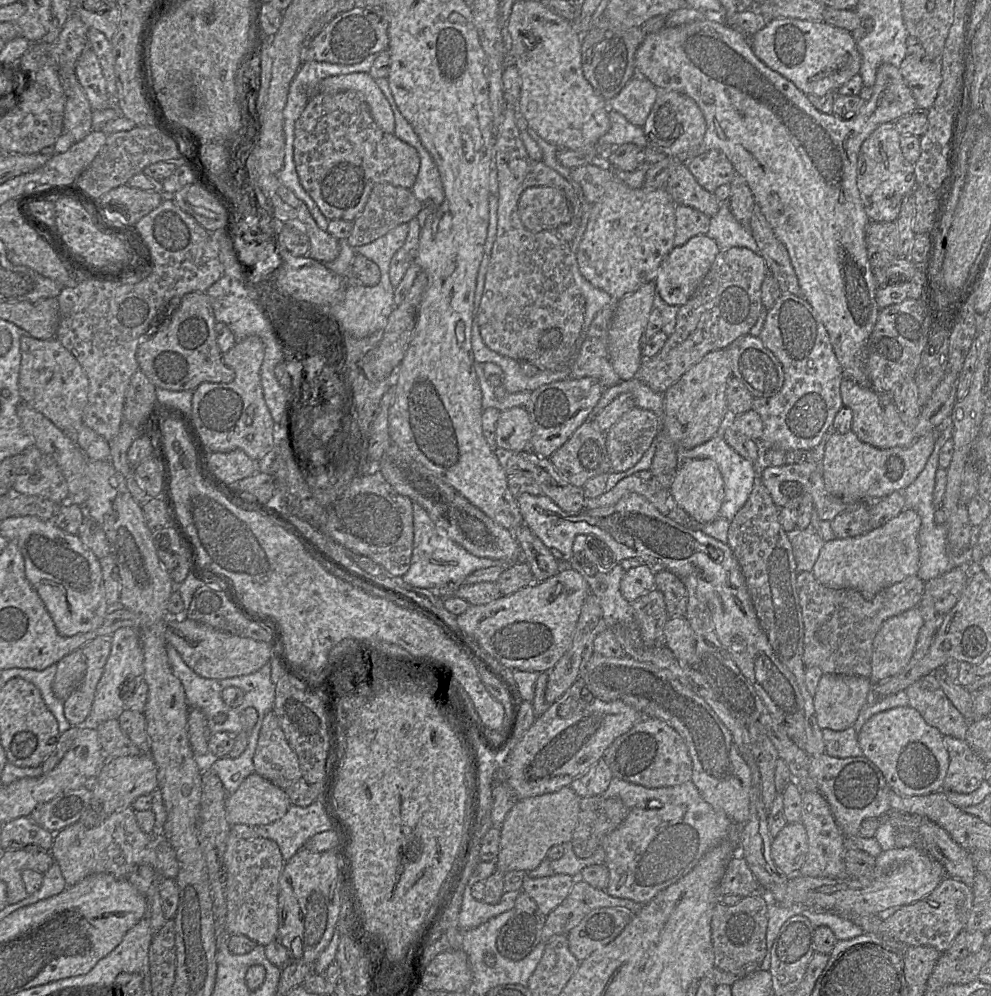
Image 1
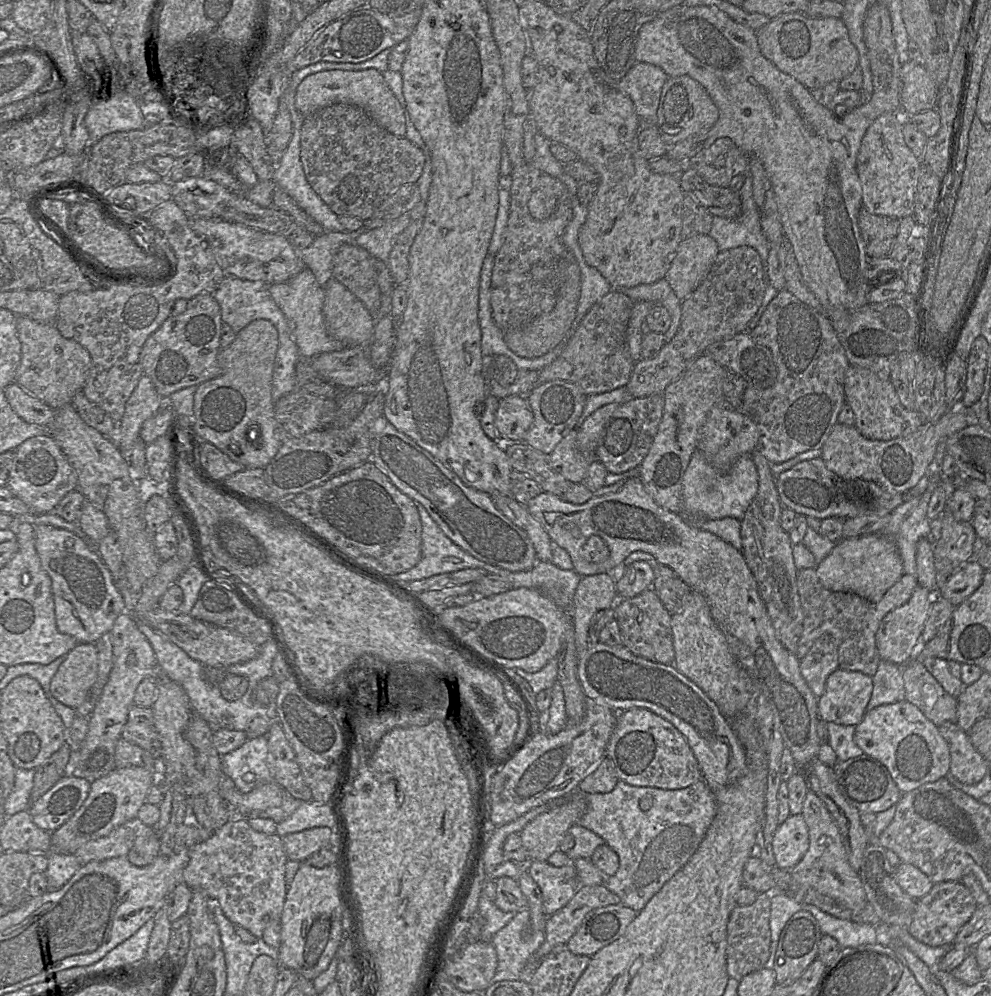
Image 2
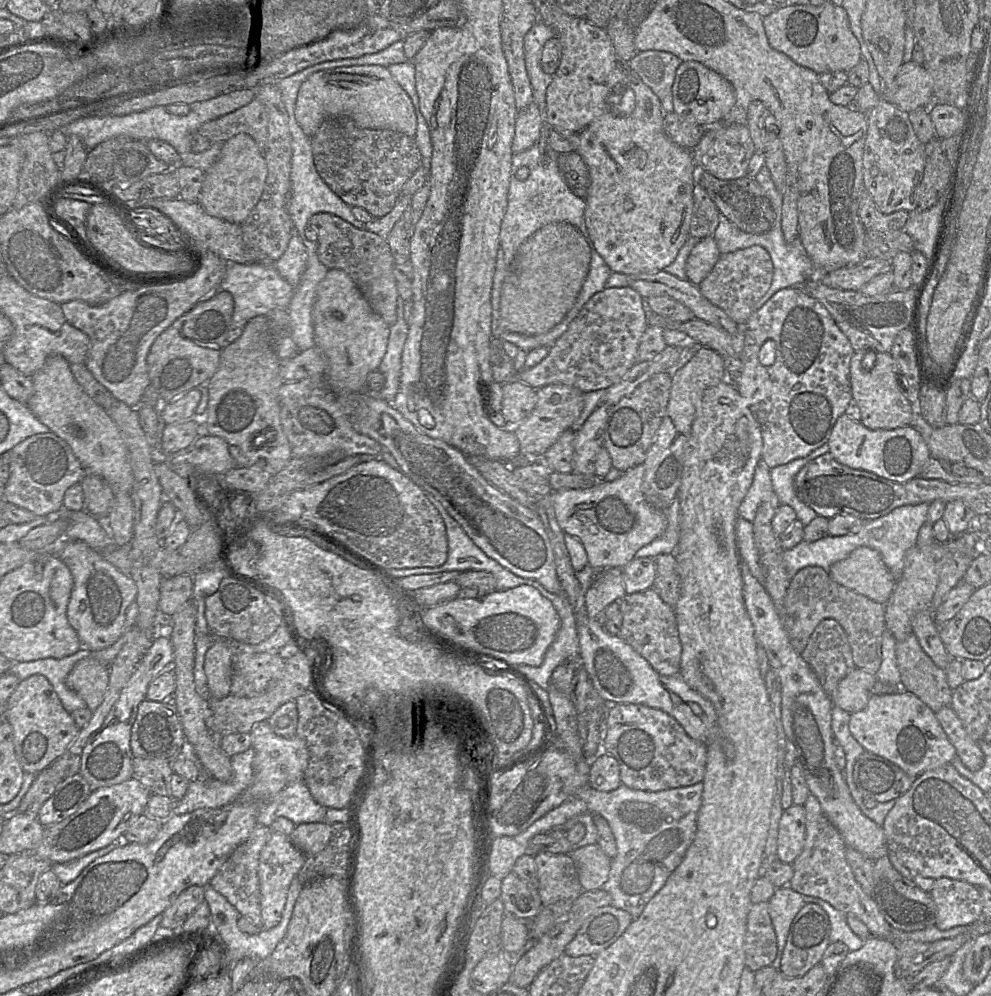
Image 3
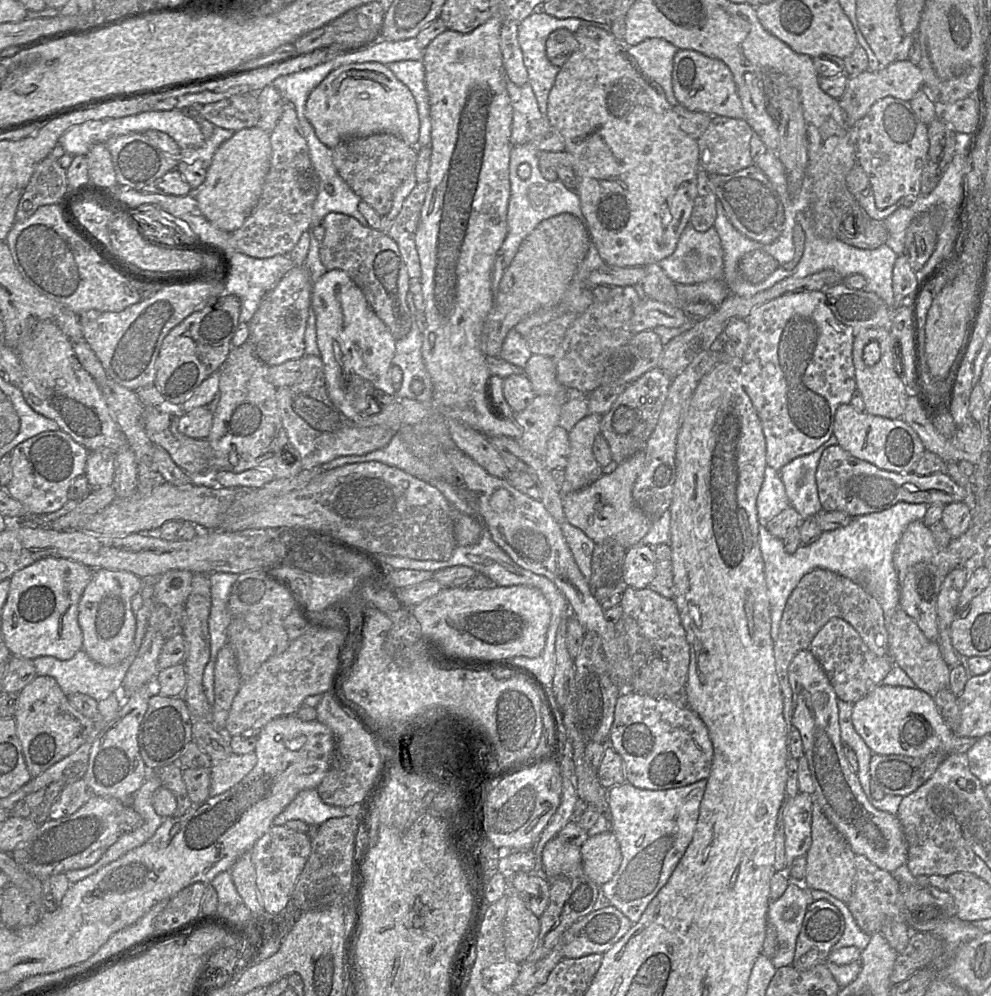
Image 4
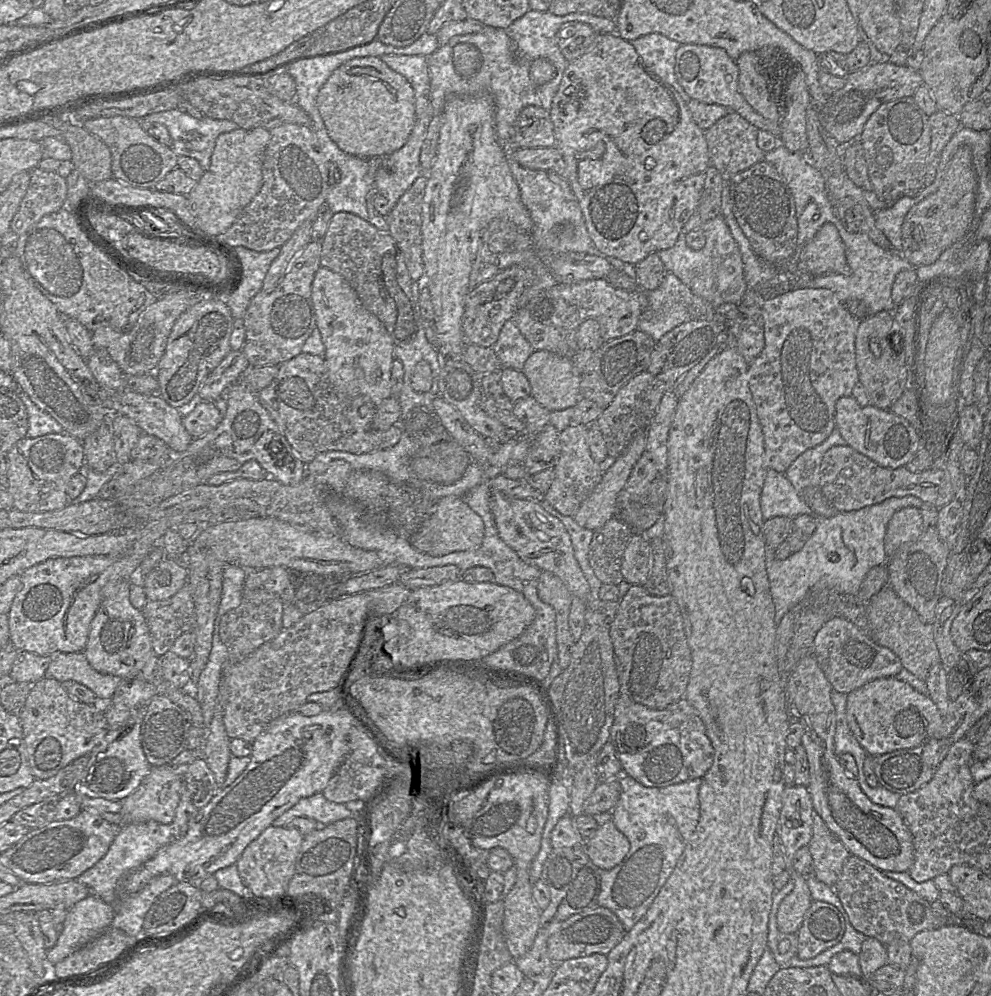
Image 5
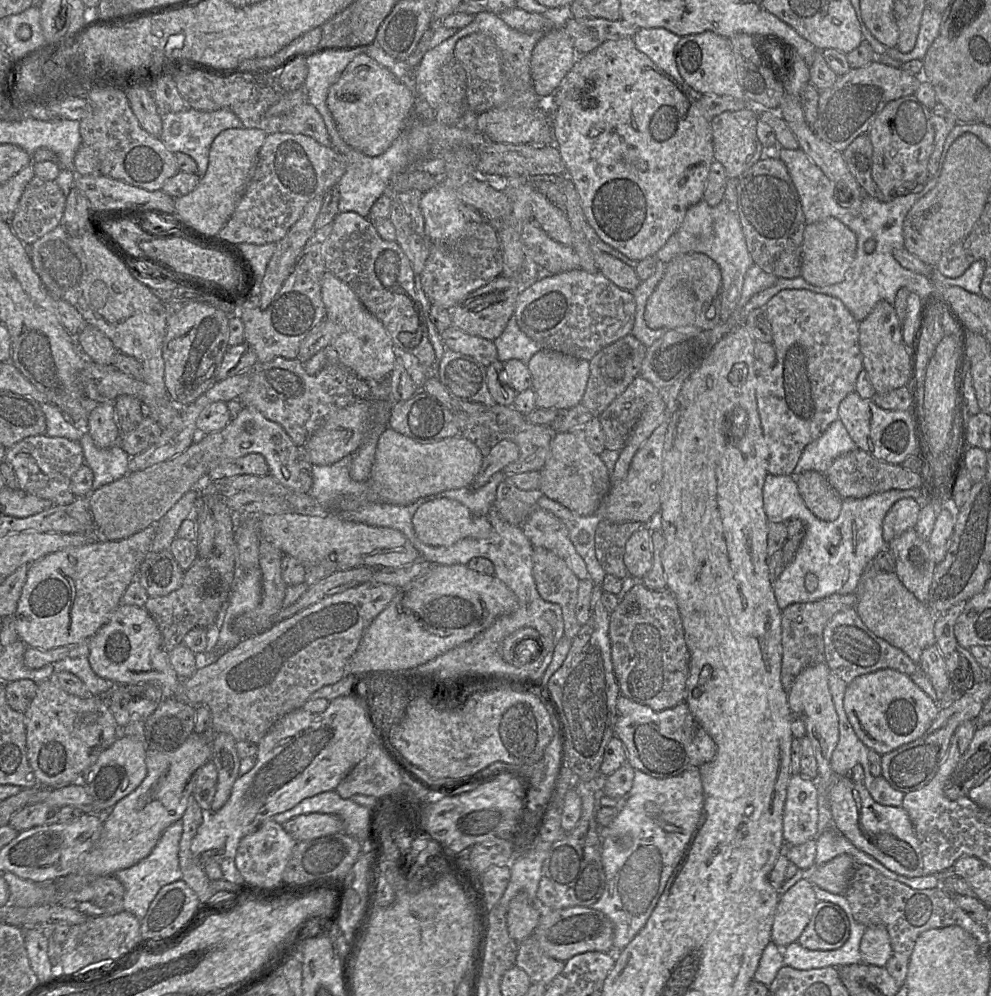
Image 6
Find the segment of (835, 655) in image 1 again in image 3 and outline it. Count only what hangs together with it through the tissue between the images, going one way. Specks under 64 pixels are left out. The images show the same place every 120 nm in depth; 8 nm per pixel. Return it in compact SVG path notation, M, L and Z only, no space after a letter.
M808 566L799 570L791 580L781 608L777 608L777 612L797 654L803 653L820 622L834 619L847 636L855 667L872 674L878 672L882 662L886 606L834 582L823 568Z

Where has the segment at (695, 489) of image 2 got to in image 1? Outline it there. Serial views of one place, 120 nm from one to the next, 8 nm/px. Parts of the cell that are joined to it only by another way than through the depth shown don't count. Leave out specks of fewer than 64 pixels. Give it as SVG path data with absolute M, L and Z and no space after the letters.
M722 432L721 434L715 434L710 440L694 448L679 450L680 464L688 459L707 458L713 460L720 470L724 482L724 498L718 513L718 518L705 524L696 524L692 522L690 527L700 529L706 535L722 543L727 543L730 521L746 503L753 489L758 470L754 463L739 455L727 444L722 436Z

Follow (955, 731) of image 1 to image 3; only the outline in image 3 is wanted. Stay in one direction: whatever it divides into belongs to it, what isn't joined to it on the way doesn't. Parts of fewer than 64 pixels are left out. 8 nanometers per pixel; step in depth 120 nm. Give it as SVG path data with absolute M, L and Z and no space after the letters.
M911 633L905 640L896 643L896 660L901 677L902 688L916 695L933 712L951 706L953 690L947 683L946 670L935 665L923 651L915 634Z

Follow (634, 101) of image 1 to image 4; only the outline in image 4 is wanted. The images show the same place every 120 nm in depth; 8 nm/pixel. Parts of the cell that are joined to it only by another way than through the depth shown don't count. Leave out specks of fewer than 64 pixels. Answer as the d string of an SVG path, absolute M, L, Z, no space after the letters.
M650 38L630 46L627 50L643 74L663 88L669 104L677 106L678 101L672 85L672 71L674 56L679 49L664 39Z

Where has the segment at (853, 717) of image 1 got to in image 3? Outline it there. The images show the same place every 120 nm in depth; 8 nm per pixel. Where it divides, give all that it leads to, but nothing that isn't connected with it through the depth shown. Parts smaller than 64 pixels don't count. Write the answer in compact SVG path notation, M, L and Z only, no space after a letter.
M855 667L838 684L831 696L833 706L852 714L868 703L876 682L875 674Z

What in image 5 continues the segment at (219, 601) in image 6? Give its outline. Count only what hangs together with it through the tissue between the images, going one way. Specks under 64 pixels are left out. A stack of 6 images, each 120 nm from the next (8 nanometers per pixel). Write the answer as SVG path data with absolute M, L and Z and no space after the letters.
M188 580L186 585L172 597L165 600L148 601L142 613L149 628L154 654L159 657L166 655L175 640L184 632L193 631L195 626L194 601Z

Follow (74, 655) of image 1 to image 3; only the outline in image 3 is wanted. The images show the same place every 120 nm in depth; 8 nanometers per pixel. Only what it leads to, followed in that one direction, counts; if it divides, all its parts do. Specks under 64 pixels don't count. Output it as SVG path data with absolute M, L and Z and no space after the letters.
M93 657L79 660L65 679L65 684L94 711L103 702L109 683L108 665Z

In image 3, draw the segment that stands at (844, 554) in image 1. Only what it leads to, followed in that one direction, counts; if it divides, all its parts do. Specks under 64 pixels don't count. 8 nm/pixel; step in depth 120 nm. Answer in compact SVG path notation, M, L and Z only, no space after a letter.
M865 546L834 563L828 574L834 582L883 605L887 604L897 583L880 553Z

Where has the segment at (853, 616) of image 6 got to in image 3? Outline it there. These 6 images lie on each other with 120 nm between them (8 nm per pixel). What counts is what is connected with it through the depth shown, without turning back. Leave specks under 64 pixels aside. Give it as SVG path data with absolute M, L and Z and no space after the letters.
M834 619L819 623L801 656L830 698L839 682L855 668L847 636Z

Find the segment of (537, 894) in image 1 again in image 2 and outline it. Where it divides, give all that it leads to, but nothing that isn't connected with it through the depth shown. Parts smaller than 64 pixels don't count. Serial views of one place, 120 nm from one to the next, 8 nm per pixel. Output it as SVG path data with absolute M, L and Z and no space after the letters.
M534 860L528 862L526 869L541 891L546 917L564 907L580 886L573 864L556 867L547 861Z

